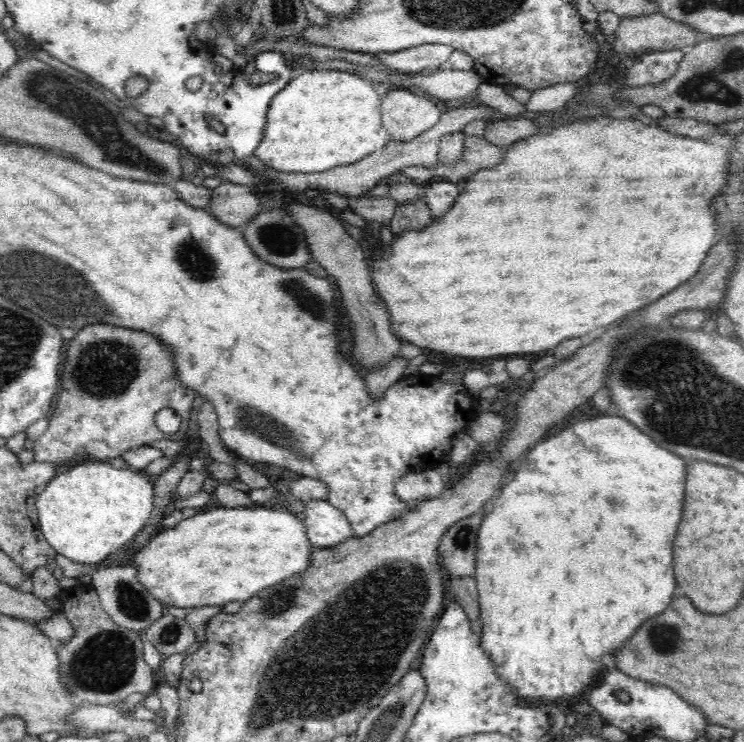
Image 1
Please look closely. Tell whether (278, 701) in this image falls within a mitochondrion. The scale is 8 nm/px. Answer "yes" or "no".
yes

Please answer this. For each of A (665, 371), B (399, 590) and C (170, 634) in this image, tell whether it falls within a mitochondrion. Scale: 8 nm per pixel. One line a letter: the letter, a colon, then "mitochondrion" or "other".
A: mitochondrion
B: mitochondrion
C: mitochondrion

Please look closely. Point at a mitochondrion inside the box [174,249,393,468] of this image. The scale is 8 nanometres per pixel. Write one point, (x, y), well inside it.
(317, 306)

